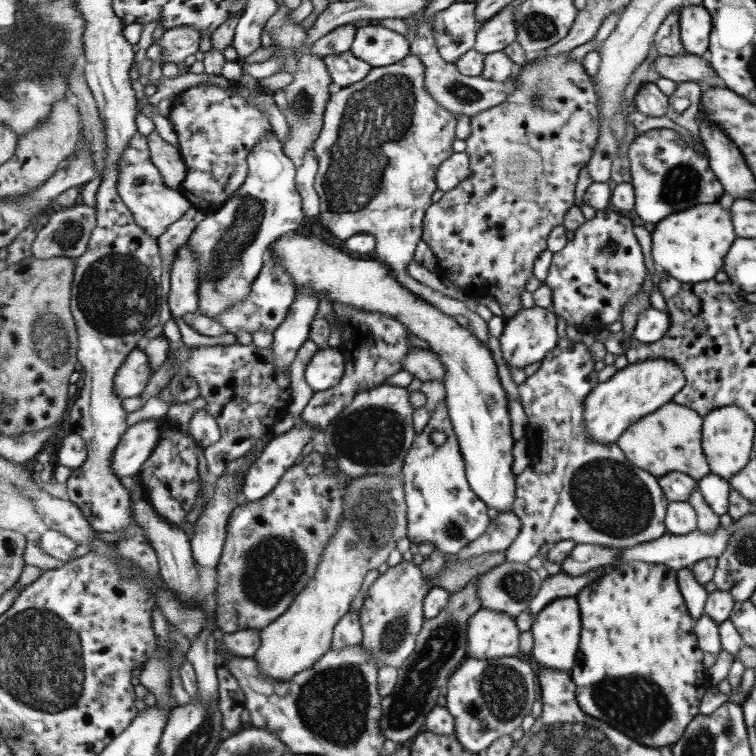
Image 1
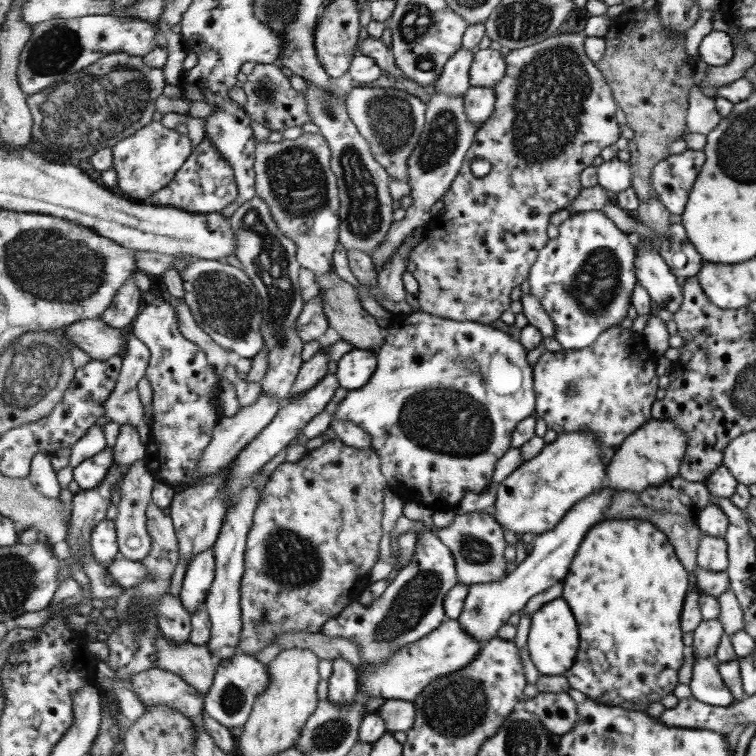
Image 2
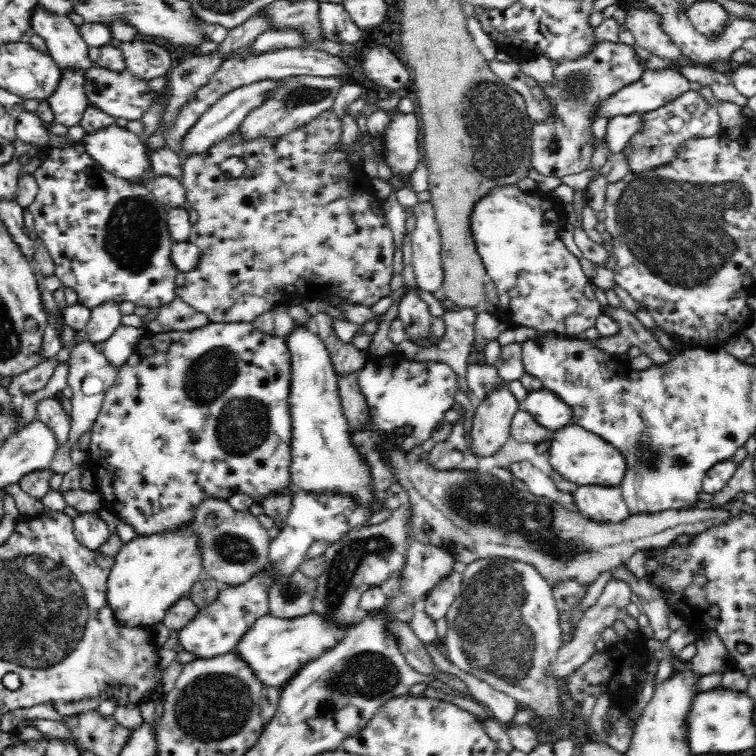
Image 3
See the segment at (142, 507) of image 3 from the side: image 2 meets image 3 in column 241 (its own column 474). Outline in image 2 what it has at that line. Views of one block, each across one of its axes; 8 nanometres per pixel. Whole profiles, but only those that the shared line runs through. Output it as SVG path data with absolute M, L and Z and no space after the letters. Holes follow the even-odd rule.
M422 311L411 312L404 316L399 326L390 326L388 337L378 353L378 367L373 378L357 390L348 391L332 416L334 420L351 420L362 426L373 436L373 449L384 463L383 472L388 479L388 486L393 488L404 499L416 500L429 507L448 507L453 509L465 498L467 492L481 494L492 484L497 462L507 454L512 446L513 434L522 421L537 415L537 391L534 378L534 366L528 362L529 350L520 344L518 335L511 335L491 325L479 322L458 322L440 318Z

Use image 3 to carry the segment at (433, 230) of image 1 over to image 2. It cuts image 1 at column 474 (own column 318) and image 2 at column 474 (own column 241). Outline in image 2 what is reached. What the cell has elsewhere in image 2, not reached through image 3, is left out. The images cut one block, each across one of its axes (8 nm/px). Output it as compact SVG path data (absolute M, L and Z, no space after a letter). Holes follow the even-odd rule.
M583 31L561 33L533 46L505 51L505 60L508 62L508 74L505 76L504 81L495 86L497 95L495 112L477 131L475 142L465 157L461 172L457 174L457 178L451 184L449 192L442 199L445 204L443 214L439 216L439 219L431 223L426 234L427 238L421 244L417 244L410 254L408 272L411 273L419 285L417 296L420 311L458 322L470 321L490 325L500 320L506 311L510 311L511 292L530 278L532 266L535 264L540 250L545 248L545 245L550 241L549 236L547 236L547 226L549 226L551 216L555 212L559 212L559 210L568 209L570 204L577 200L577 197L580 196L581 191L584 189L583 184L581 184L581 172L587 166L593 164L593 160L600 156L603 148L613 146L621 138L621 127L619 127L619 122L617 122L616 98L614 97L612 86L603 75L597 62L586 53L585 39L587 39L587 36ZM476 158L489 160L491 169L486 176L475 177L471 174L469 165Z

